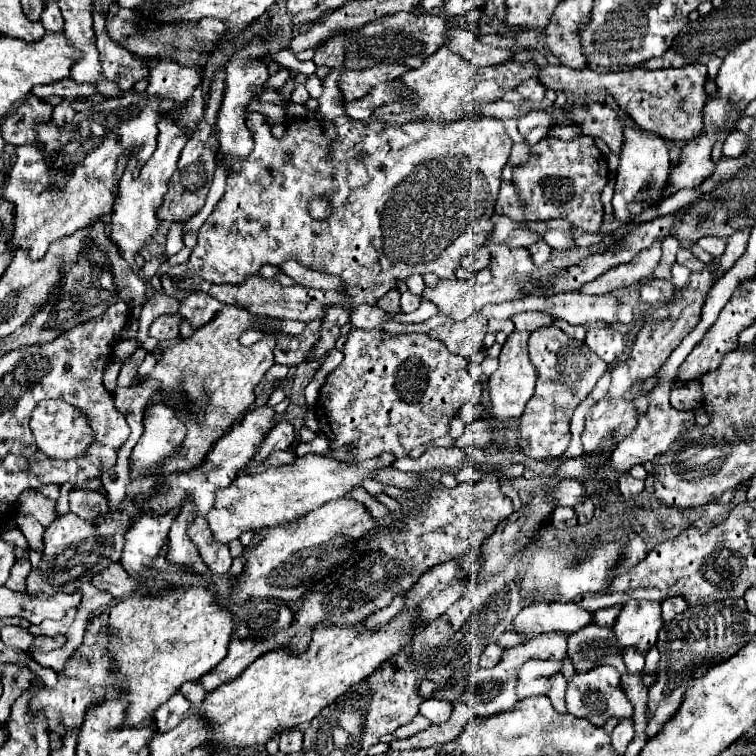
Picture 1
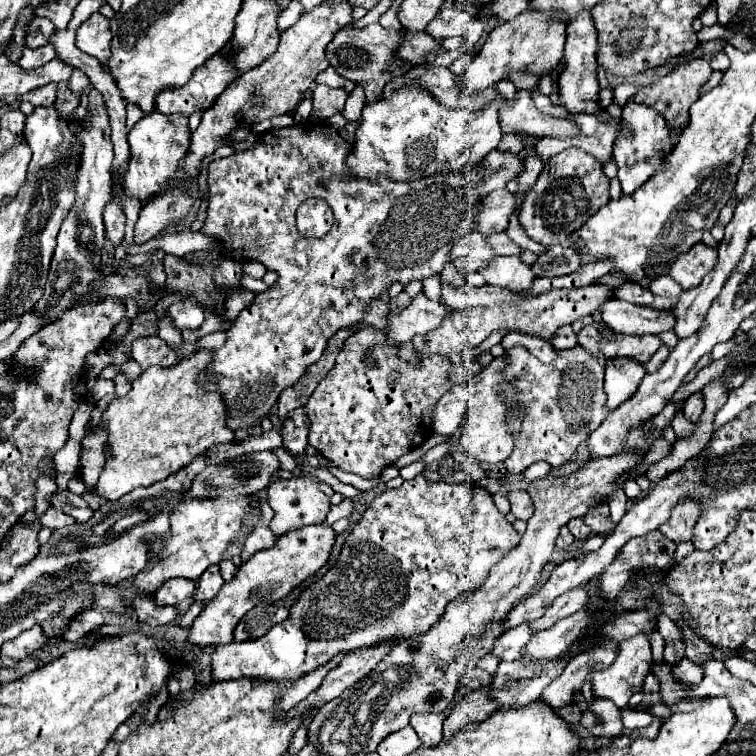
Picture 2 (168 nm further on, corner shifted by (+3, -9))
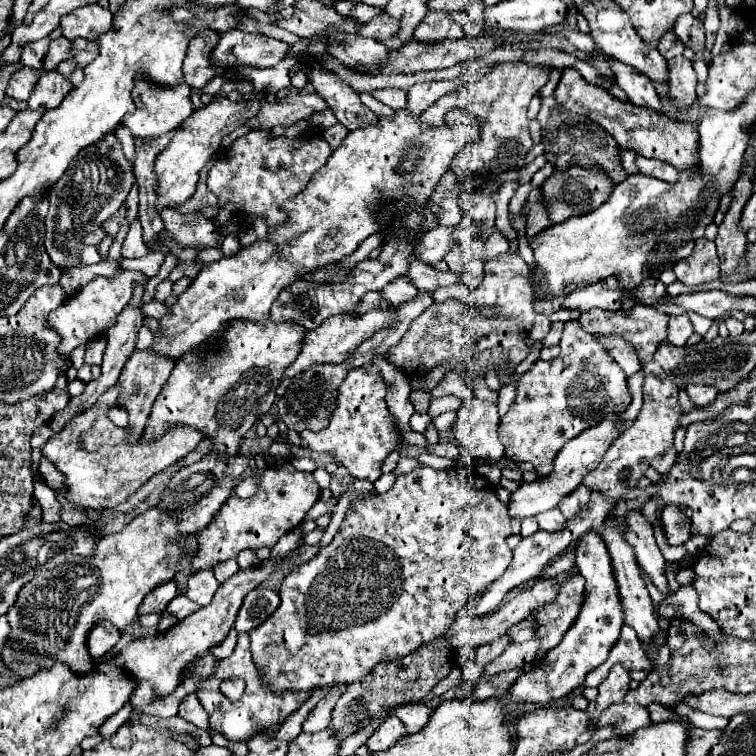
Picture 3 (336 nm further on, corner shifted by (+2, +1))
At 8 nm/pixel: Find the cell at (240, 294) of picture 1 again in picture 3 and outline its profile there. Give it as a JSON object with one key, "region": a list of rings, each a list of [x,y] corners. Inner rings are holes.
{"region":[[[164,208],[160,213],[166,230],[182,246],[204,246],[212,248],[218,242],[216,226],[200,212],[178,212],[176,208]]]}

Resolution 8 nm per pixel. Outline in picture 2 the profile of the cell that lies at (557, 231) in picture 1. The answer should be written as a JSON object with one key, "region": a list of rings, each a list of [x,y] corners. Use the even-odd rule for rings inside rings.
{"region":[[[503,232],[503,234],[493,234],[493,236],[487,236],[487,242],[491,242],[493,250],[503,256],[503,254],[521,254],[521,248]]]}

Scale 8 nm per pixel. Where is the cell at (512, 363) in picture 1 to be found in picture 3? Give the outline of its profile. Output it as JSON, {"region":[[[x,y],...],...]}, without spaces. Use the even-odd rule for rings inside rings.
{"region":[[[472,398],[462,404],[458,410],[458,418],[452,424],[452,434],[460,446],[460,458],[458,464],[472,466],[474,462],[494,462],[504,456],[504,444],[498,438],[498,408],[492,402]]]}

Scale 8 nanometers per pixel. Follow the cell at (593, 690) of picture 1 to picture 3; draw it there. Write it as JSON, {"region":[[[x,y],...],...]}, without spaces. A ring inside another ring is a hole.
{"region":[[[612,704],[608,710],[602,712],[598,720],[598,728],[612,726],[614,736],[618,738],[630,738],[636,730],[650,726],[650,716],[646,714],[646,708],[640,704]]]}

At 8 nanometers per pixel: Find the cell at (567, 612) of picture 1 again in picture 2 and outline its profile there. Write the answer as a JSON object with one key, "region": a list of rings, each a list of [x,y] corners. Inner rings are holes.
{"region":[[[531,622],[519,624],[511,630],[507,630],[493,646],[493,654],[501,660],[519,660],[523,656],[525,644],[531,640],[535,630],[531,628]]]}

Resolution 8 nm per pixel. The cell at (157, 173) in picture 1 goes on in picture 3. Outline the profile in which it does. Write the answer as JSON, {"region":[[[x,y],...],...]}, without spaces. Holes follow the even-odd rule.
{"region":[[[136,78],[136,90],[132,90],[132,100],[138,108],[134,114],[128,114],[124,118],[124,124],[132,130],[132,136],[136,138],[162,136],[180,126],[180,122],[184,122],[192,114],[190,86],[186,82],[178,82],[176,86],[152,86],[148,78]]]}

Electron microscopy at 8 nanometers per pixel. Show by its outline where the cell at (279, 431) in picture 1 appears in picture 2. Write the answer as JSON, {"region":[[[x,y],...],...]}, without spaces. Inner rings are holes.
{"region":[[[297,408],[297,410],[293,410],[291,414],[293,414],[293,416],[285,420],[283,430],[281,430],[281,438],[283,438],[281,448],[283,448],[287,454],[301,456],[301,454],[305,452],[305,446],[307,446],[309,418],[307,418],[307,414],[305,414],[303,408]]]}

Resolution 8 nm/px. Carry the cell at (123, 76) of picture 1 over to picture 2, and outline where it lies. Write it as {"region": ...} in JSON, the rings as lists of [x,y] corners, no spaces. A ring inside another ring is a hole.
{"region":[[[101,12],[91,14],[77,30],[77,46],[79,50],[95,56],[101,64],[107,64],[111,56],[111,30],[109,30],[109,18],[105,18]]]}

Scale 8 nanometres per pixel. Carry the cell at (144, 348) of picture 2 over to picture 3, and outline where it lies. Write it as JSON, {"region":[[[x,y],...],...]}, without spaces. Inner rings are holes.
{"region":[[[148,350],[142,352],[134,352],[130,356],[130,360],[126,362],[118,384],[120,384],[120,394],[118,394],[118,406],[122,406],[128,412],[128,442],[136,442],[146,426],[148,414],[152,410],[152,404],[156,400],[156,396],[160,394],[162,386],[166,384],[170,372],[174,368],[174,362],[156,354],[148,354]]]}

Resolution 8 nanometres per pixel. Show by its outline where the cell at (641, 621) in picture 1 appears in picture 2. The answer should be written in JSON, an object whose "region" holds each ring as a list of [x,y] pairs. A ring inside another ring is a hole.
{"region":[[[639,632],[619,644],[617,658],[609,668],[593,672],[593,694],[609,698],[617,706],[627,706],[629,696],[641,690],[643,680],[651,670],[651,662],[649,634]]]}

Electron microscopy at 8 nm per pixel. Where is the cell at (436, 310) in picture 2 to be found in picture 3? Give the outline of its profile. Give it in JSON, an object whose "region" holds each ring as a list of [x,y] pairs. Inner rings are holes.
{"region":[[[394,308],[370,310],[370,312],[358,312],[358,314],[338,314],[328,318],[322,326],[318,326],[316,330],[304,336],[304,346],[300,348],[296,362],[292,362],[292,366],[288,366],[288,370],[284,372],[284,378],[294,378],[298,372],[306,370],[312,364],[344,362],[354,352],[354,348],[358,348],[366,338],[372,338],[380,328],[386,328],[390,320],[394,320]]]}

